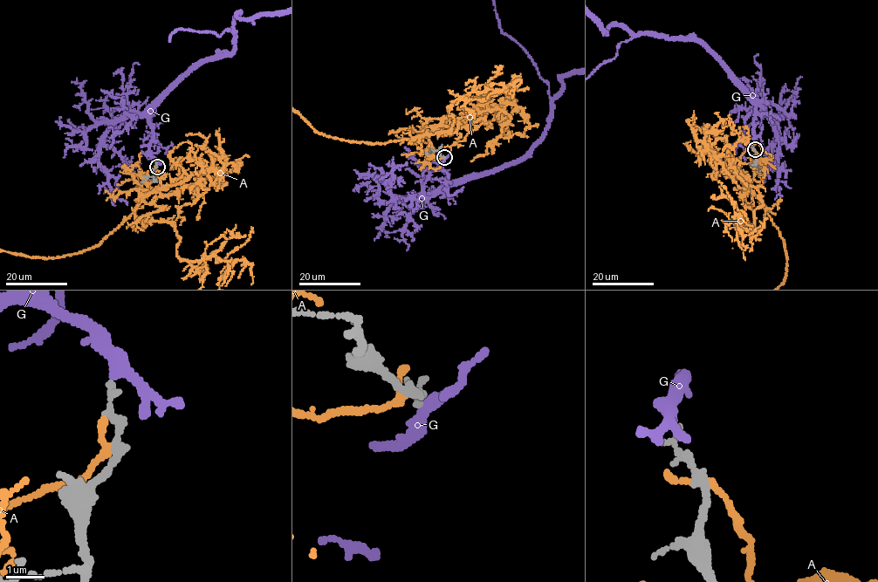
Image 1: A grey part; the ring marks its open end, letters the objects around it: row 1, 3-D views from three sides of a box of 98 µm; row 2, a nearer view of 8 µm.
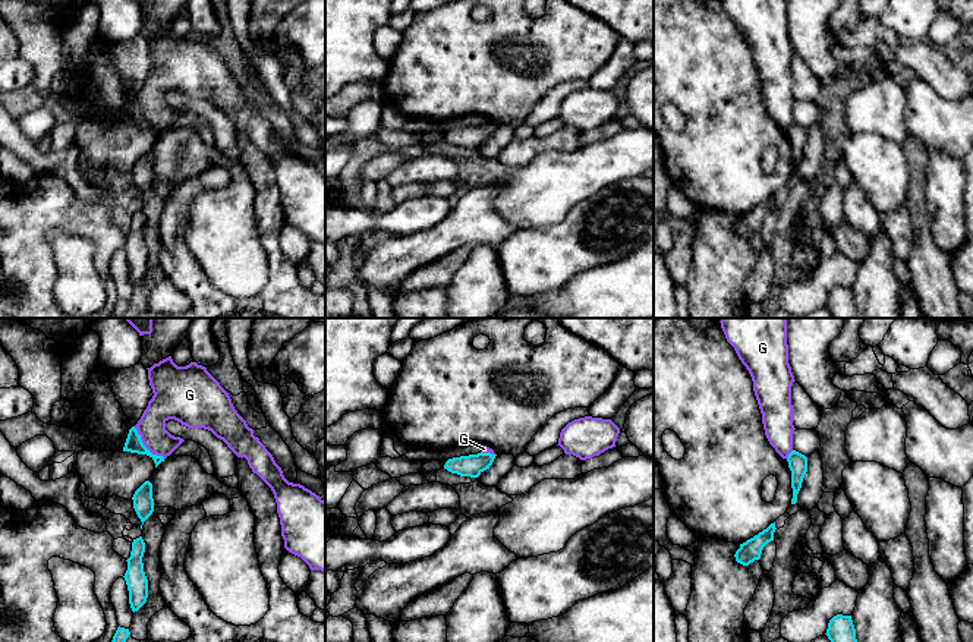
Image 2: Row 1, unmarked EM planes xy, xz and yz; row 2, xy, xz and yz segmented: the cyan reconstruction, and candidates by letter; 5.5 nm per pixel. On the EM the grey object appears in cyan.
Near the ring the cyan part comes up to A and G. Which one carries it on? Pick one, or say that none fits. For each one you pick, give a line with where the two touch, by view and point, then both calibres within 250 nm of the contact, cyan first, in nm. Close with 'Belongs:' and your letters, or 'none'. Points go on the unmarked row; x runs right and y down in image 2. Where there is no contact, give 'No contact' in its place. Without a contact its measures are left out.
Belongs: none

